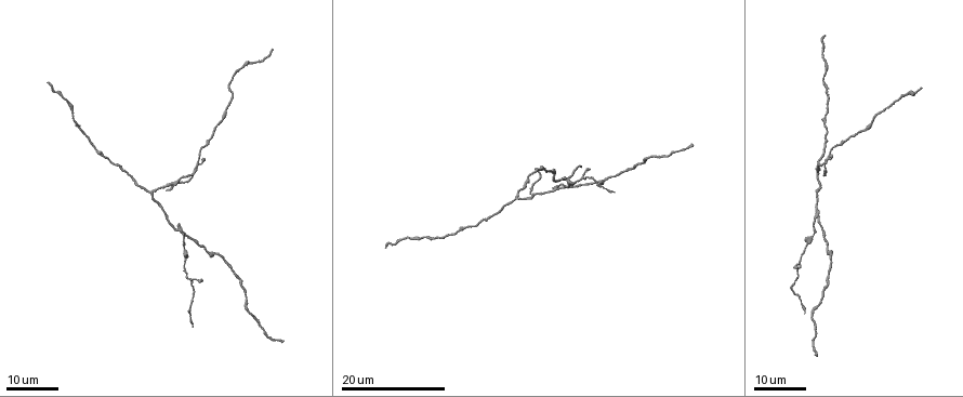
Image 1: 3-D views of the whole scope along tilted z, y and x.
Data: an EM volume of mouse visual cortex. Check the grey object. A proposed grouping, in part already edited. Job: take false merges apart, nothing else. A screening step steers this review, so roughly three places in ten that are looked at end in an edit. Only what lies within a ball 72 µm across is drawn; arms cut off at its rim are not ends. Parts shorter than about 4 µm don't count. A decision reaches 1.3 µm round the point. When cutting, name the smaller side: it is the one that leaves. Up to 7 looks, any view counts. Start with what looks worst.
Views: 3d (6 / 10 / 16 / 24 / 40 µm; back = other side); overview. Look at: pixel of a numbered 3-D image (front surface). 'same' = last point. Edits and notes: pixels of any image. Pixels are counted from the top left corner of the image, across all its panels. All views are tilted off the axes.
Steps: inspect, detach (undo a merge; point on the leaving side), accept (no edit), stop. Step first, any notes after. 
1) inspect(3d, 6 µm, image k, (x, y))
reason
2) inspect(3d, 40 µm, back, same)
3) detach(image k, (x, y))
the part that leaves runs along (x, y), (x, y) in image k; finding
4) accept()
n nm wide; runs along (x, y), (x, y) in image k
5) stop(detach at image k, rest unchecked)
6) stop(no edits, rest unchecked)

inspect(3d, 24 µm, image 1, (815, 219))

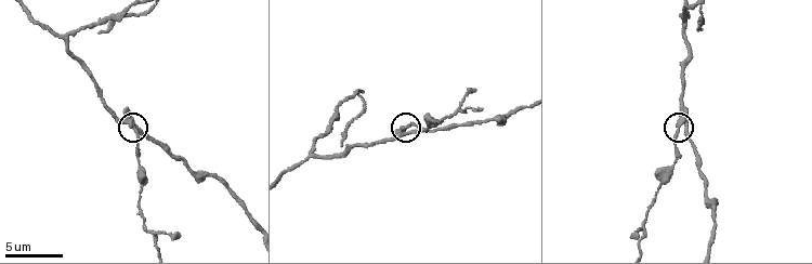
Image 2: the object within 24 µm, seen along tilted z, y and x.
inspect(3d, 10 µm, image 2, (132, 123))
zoom in

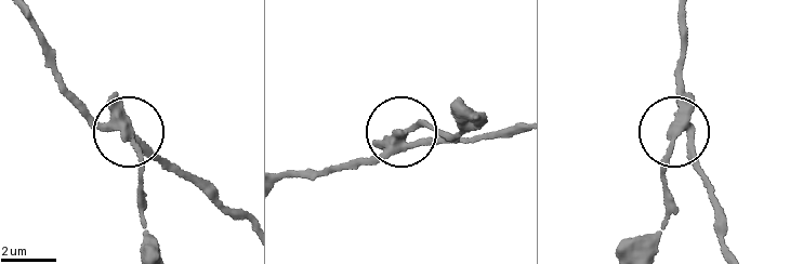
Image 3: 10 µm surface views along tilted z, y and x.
inspect(3d, 6 µm, image 3, (405, 135))

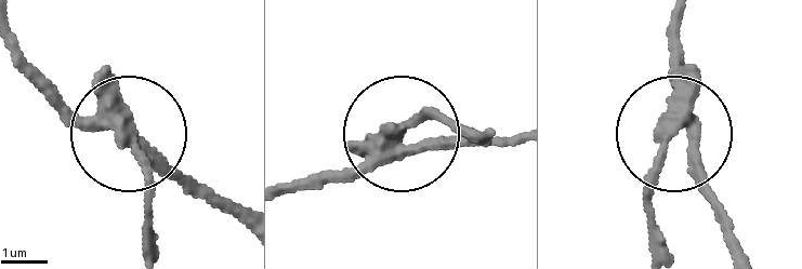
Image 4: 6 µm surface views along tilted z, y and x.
detach(image 4, (146, 177))
310 nm wide; two neurons meet here

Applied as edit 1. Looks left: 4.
inspect(3d, 6 µm, image 2, (361, 95))
side arm on a straight run

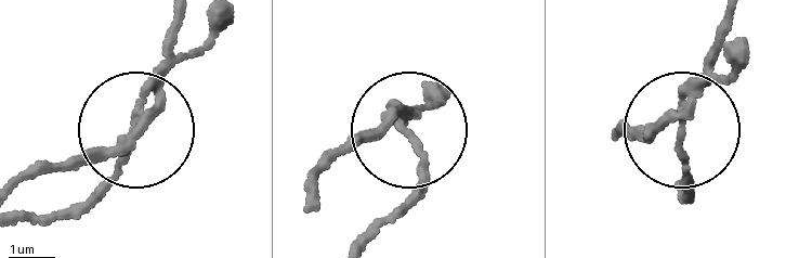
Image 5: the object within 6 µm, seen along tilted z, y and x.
inspect(3d, 6 µm, back, image 5, (405, 130))

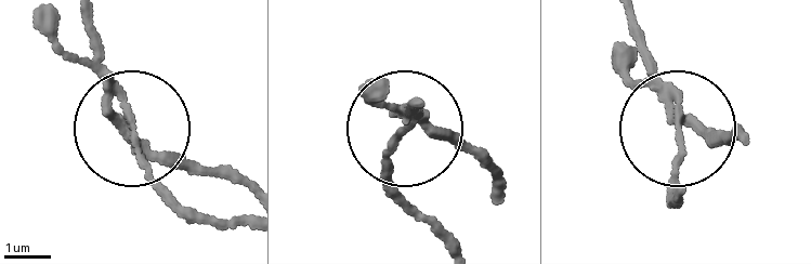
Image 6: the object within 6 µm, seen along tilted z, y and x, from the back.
detach(image 6, (56, 40))
150 nm wide; two neurons meet here

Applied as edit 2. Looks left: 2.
inspect(3d, 6 µm, image 2, (684, 24))
arms part here

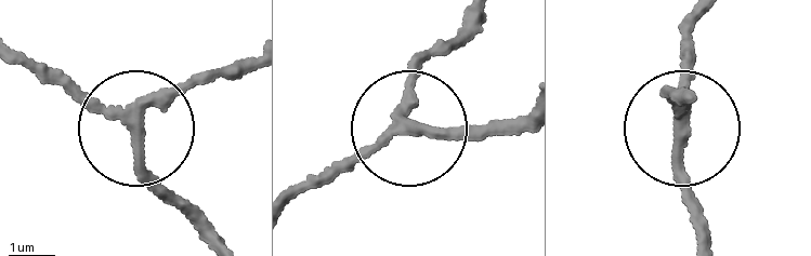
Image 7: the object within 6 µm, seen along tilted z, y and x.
accept()
240 nm wide; runs along (408, 120), (413, 133), (442, 138), (522, 132) in image 7; continuous, no second neuron

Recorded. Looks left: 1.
stop(detach at image 4, detach at image 6, rest unchecked)

